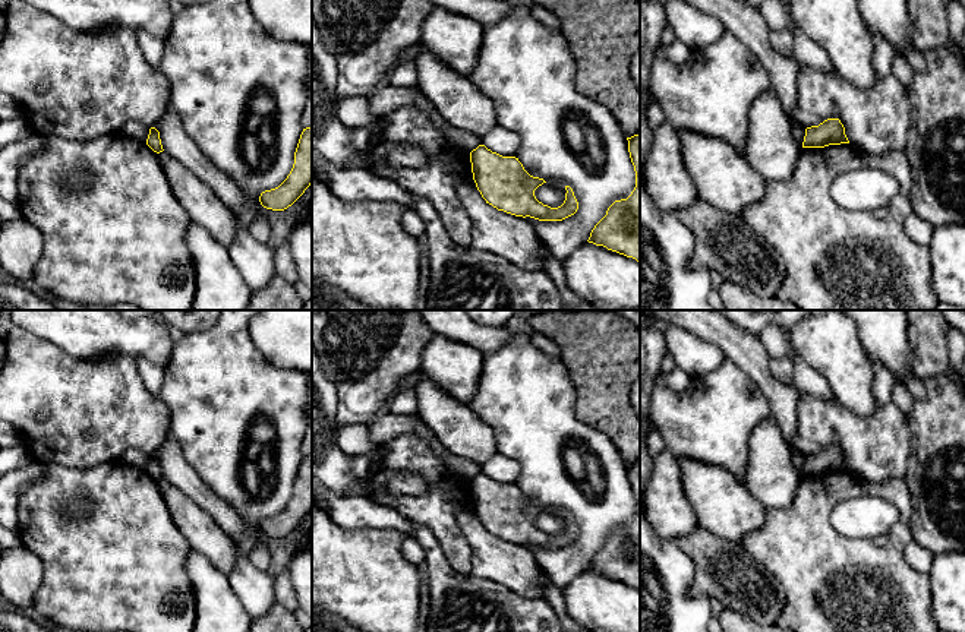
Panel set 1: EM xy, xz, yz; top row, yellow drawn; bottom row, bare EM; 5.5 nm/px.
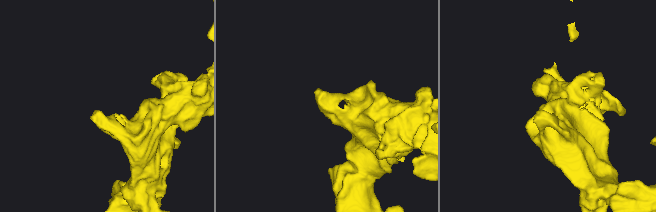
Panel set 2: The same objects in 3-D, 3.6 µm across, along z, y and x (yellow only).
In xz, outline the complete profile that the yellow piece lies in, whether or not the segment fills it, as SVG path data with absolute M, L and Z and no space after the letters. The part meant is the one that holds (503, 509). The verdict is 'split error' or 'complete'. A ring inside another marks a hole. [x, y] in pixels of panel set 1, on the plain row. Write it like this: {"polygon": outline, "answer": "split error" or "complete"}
{"polygon": "M479 473L470 480L470 490L477 518L486 531L498 538L539 549L562 549L578 537L570 514L565 514L565 528L561 534L551 535L539 530L534 518L546 509L530 503L515 484L502 484Z", "answer": "complete"}

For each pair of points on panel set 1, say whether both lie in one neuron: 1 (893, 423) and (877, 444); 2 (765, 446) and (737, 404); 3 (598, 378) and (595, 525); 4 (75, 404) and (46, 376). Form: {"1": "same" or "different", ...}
{"1": "same", "2": "different", "3": "different", "4": "same"}

